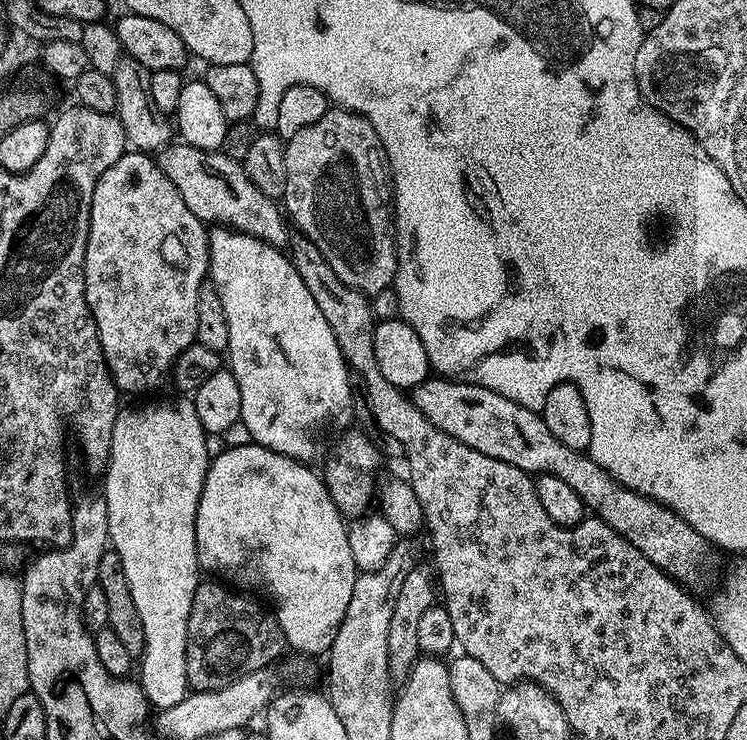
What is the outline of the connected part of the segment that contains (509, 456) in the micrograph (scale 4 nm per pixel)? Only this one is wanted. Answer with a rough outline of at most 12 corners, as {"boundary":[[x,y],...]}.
{"boundary":[[460,378],[423,380],[414,406],[450,438],[574,486],[689,590],[721,571],[666,504],[562,446],[540,412]]}

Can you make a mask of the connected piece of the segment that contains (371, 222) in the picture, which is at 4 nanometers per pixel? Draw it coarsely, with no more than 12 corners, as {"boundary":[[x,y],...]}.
{"boundary":[[348,108],[287,137],[282,208],[346,286],[396,279],[394,193]]}

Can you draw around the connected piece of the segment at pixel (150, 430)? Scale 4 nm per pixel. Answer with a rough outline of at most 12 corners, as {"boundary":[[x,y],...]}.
{"boundary":[[196,402],[125,407],[102,495],[153,709],[187,696],[210,459]]}

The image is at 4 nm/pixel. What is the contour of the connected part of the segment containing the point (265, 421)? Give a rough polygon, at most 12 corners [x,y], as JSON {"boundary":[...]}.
{"boundary":[[209,231],[240,421],[301,462],[353,419],[330,322],[281,249]]}

